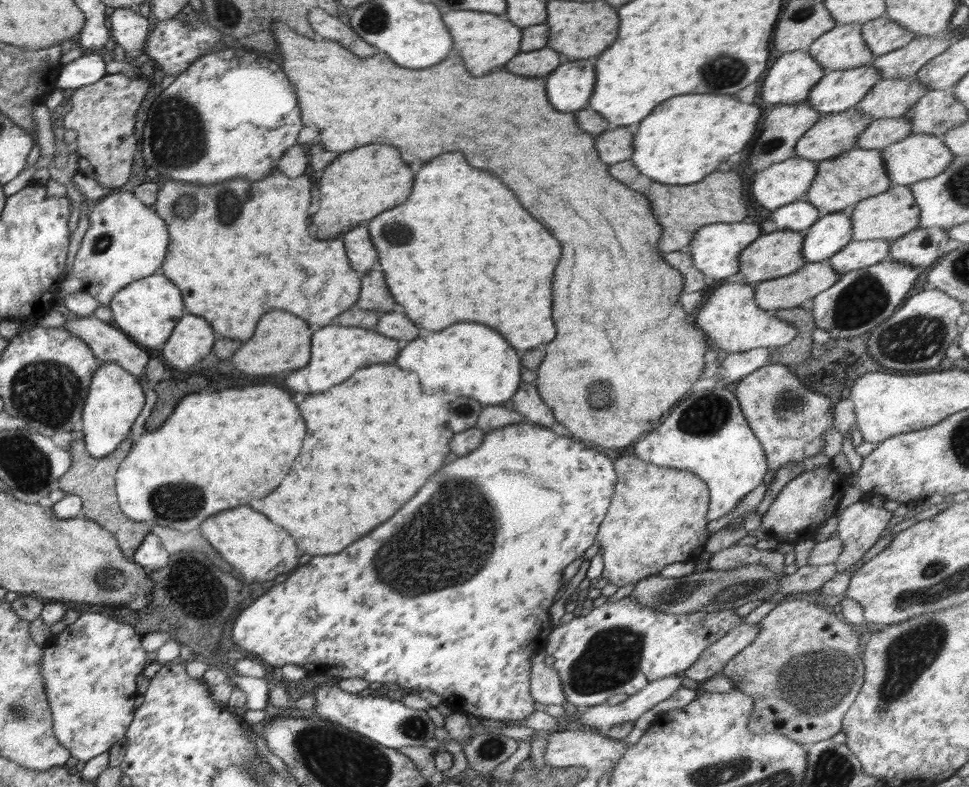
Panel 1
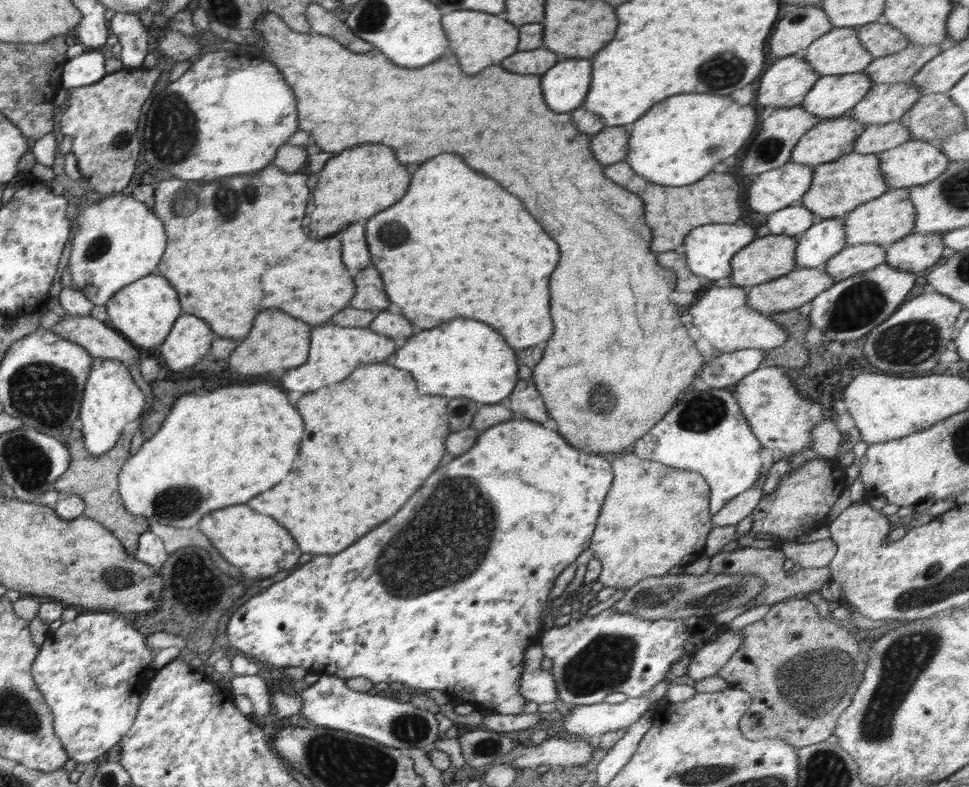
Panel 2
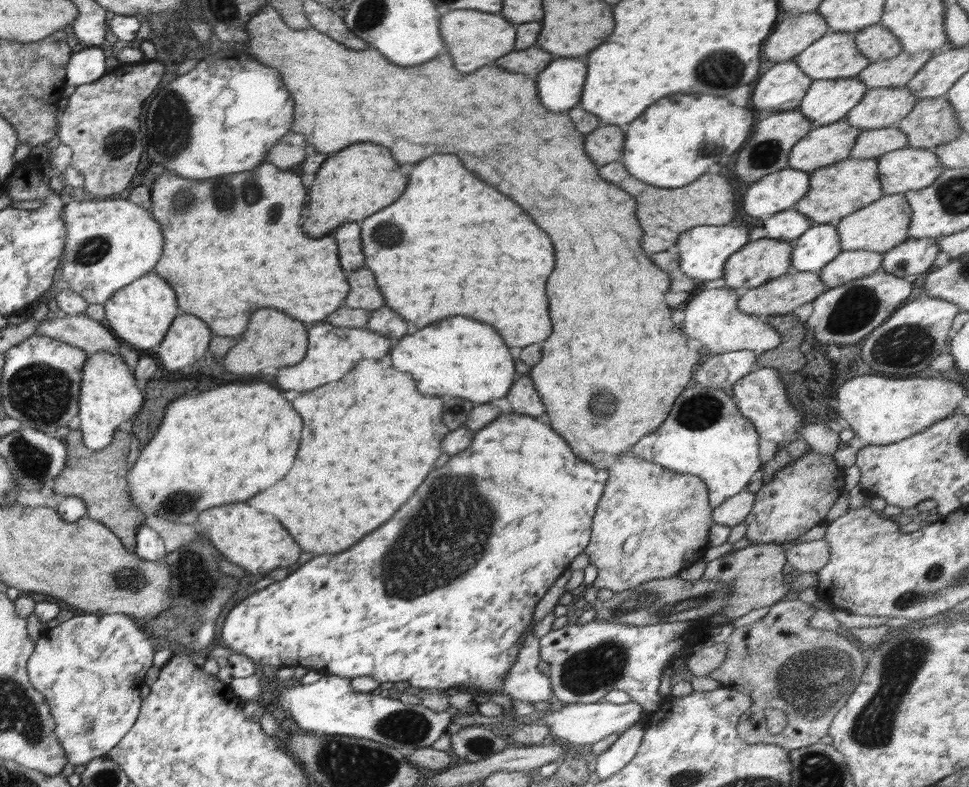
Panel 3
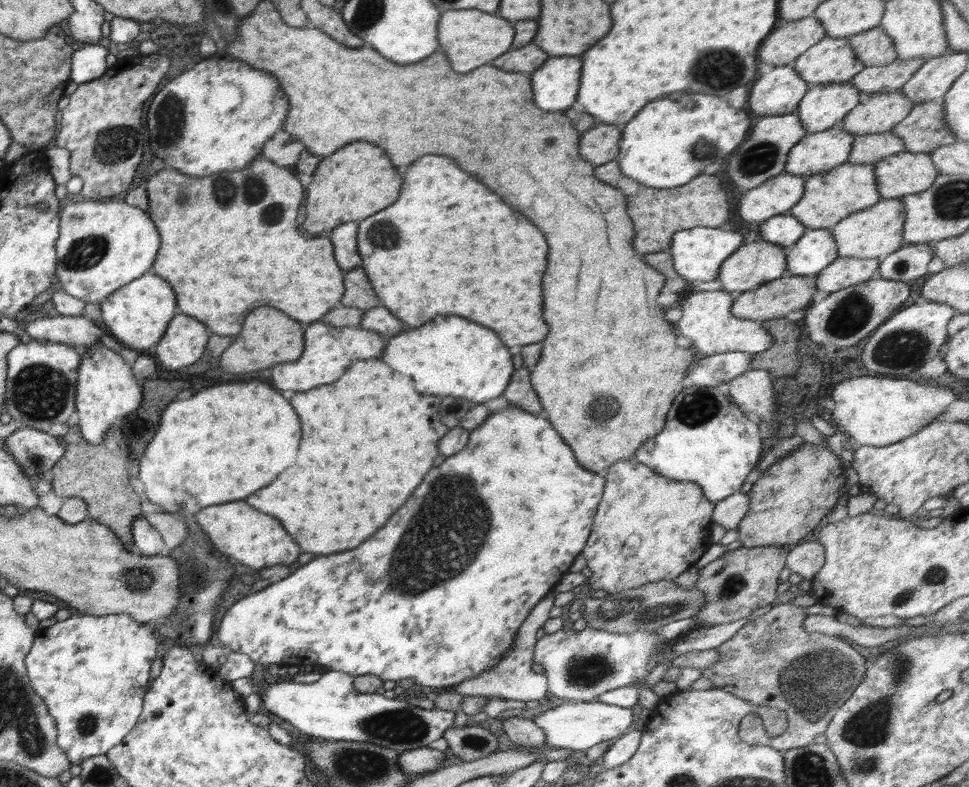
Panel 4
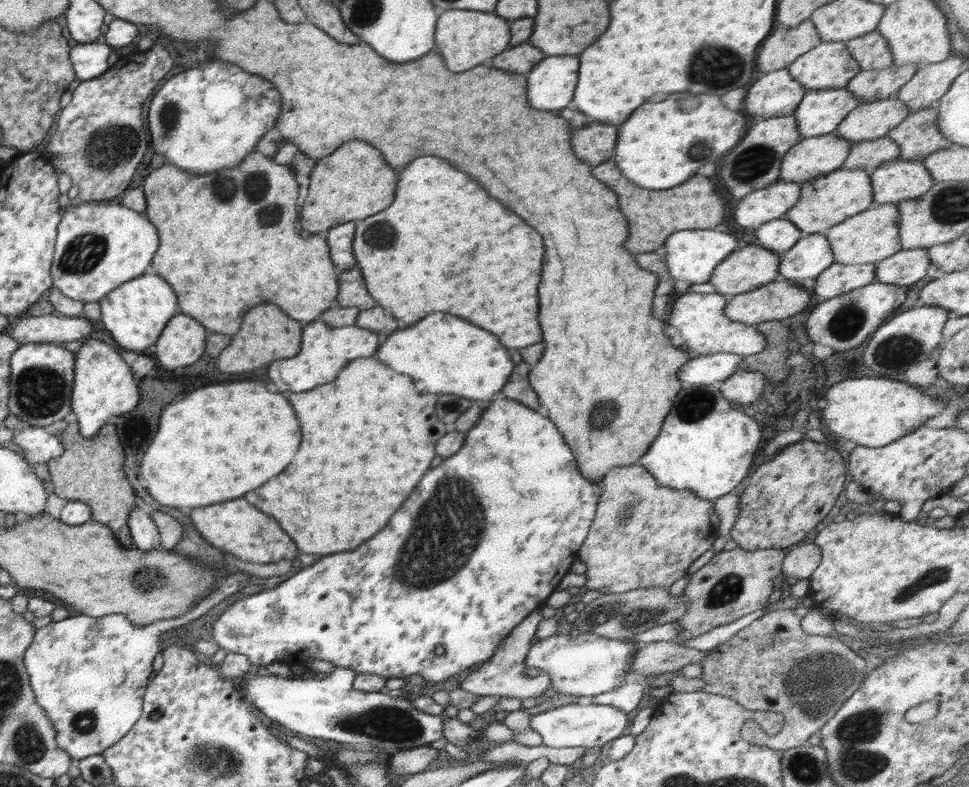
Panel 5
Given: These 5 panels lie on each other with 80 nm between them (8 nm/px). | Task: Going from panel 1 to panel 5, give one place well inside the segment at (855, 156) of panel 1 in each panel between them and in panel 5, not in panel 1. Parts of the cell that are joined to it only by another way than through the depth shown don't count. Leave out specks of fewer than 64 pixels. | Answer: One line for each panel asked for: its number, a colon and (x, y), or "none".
2: (838, 187)
3: (835, 191)
4: (828, 197)
5: (825, 201)

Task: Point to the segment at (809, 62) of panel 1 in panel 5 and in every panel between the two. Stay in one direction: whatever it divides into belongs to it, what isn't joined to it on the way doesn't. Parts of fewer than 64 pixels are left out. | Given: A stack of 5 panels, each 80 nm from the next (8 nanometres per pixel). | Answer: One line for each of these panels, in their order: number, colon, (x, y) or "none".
2: (785, 83)
3: (781, 88)
4: (778, 92)
5: (775, 94)

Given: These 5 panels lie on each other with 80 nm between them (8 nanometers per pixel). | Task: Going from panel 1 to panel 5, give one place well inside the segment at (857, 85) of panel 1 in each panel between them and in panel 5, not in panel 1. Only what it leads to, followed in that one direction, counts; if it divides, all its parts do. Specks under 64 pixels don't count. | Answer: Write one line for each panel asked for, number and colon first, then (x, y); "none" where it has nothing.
2: (831, 96)
3: (827, 100)
4: (824, 105)
5: (820, 112)

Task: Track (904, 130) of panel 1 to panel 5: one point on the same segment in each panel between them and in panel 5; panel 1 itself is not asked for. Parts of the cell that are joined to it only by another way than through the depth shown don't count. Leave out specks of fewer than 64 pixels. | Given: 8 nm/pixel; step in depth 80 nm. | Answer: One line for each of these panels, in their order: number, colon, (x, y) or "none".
2: (876, 138)
3: (870, 143)
4: (867, 148)
5: (868, 155)

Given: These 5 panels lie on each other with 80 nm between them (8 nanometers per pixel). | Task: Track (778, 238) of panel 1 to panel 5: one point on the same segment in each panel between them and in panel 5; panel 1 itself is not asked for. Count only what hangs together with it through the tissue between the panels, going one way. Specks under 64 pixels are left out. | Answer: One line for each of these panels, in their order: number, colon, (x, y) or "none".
2: (766, 258)
3: (757, 262)
4: (753, 264)
5: (745, 269)

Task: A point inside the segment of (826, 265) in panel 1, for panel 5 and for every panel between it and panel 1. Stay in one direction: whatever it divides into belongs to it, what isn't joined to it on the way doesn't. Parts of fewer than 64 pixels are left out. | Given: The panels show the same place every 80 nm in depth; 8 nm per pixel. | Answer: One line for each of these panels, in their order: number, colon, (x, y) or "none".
2: (788, 293)
3: (780, 296)
4: (775, 299)
5: (778, 300)

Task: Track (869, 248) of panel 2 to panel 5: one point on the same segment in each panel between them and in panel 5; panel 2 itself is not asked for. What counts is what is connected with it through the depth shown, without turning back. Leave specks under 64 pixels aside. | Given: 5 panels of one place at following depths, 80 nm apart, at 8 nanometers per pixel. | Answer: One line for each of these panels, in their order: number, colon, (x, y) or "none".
3: (853, 264)
4: (843, 272)
5: (837, 279)

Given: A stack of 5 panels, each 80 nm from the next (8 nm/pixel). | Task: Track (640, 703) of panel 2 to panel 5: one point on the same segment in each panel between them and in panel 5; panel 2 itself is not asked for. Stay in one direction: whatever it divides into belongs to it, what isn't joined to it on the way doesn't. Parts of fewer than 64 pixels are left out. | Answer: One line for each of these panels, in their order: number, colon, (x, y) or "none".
3: (578, 723)
4: (578, 725)
5: (593, 725)

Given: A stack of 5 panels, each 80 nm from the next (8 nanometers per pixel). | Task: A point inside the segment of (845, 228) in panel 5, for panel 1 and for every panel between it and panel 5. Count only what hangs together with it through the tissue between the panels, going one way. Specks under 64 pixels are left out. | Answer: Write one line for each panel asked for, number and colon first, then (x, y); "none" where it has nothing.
1: (889, 215)
2: (888, 218)
3: (880, 226)
4: (877, 231)

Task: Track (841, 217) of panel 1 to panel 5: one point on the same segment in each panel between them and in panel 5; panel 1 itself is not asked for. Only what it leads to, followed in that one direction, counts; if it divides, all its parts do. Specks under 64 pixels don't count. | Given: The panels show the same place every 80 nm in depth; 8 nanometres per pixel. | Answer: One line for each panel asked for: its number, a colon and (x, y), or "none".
2: (823, 240)
3: (820, 243)
4: (811, 253)
5: (812, 254)

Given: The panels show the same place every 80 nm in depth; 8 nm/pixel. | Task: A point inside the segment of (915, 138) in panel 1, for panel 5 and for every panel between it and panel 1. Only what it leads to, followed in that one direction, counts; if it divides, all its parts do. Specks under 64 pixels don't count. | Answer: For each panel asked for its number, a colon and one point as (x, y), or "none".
2: (915, 162)
3: (909, 168)
4: (903, 173)
5: (899, 180)

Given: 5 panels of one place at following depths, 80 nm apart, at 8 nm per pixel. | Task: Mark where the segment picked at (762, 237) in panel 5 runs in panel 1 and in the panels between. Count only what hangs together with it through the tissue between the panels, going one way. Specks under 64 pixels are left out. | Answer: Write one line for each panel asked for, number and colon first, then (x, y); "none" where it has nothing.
1: (799, 215)
2: (795, 219)
3: (788, 224)
4: (784, 229)

